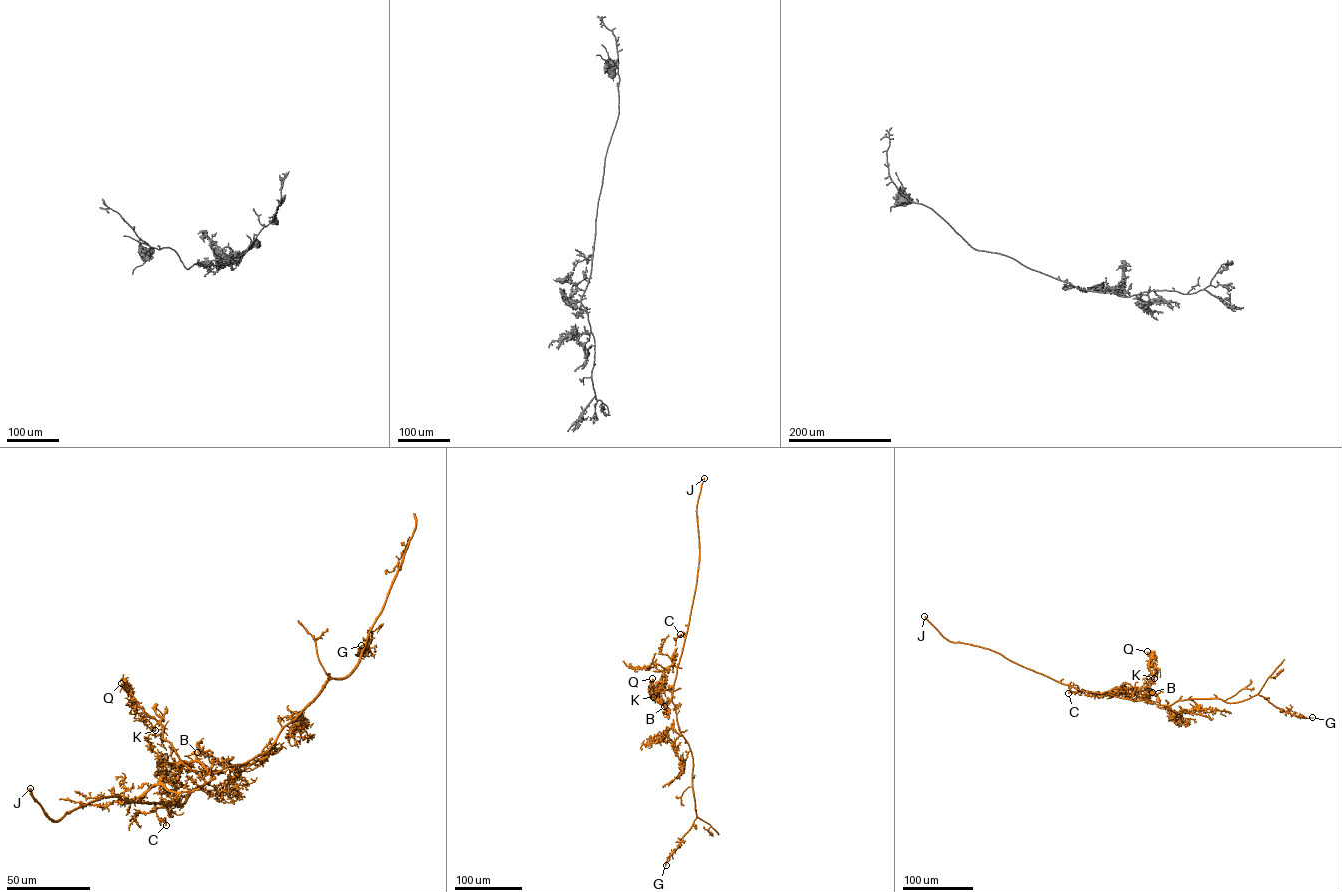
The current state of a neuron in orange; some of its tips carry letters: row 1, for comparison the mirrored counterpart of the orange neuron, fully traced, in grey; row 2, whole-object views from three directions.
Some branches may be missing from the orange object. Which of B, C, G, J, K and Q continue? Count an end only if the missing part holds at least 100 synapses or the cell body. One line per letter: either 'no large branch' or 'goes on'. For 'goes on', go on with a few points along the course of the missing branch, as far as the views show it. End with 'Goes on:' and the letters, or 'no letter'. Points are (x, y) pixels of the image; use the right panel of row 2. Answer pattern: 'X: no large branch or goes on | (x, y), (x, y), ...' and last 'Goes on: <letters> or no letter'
B: no large branch
C: no large branch
G: no large branch
J: goes on
K: no large branch
Q: no large branch
Goes on: J

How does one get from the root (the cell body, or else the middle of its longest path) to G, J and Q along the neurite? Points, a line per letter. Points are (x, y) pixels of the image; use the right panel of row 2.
G: (1123, 698), (1169, 706), (1178, 700), (1195, 698), (1234, 703), (1257, 694), (1297, 717), (1312, 717)
J: (1123, 698), (1076, 689), (989, 649), (948, 641), (924, 616)
Q: (1123, 698), (1129, 699), (1135, 683), (1151, 675), (1147, 651)

